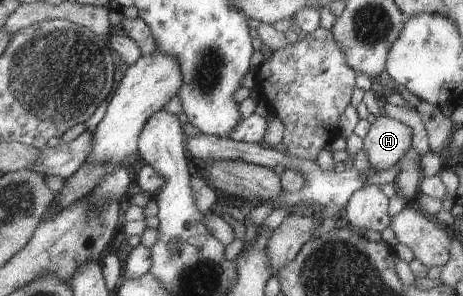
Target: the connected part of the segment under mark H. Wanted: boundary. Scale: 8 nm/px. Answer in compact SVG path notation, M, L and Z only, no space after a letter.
M380 115L363 138L363 149L374 172L389 170L407 156L413 130L398 120Z

